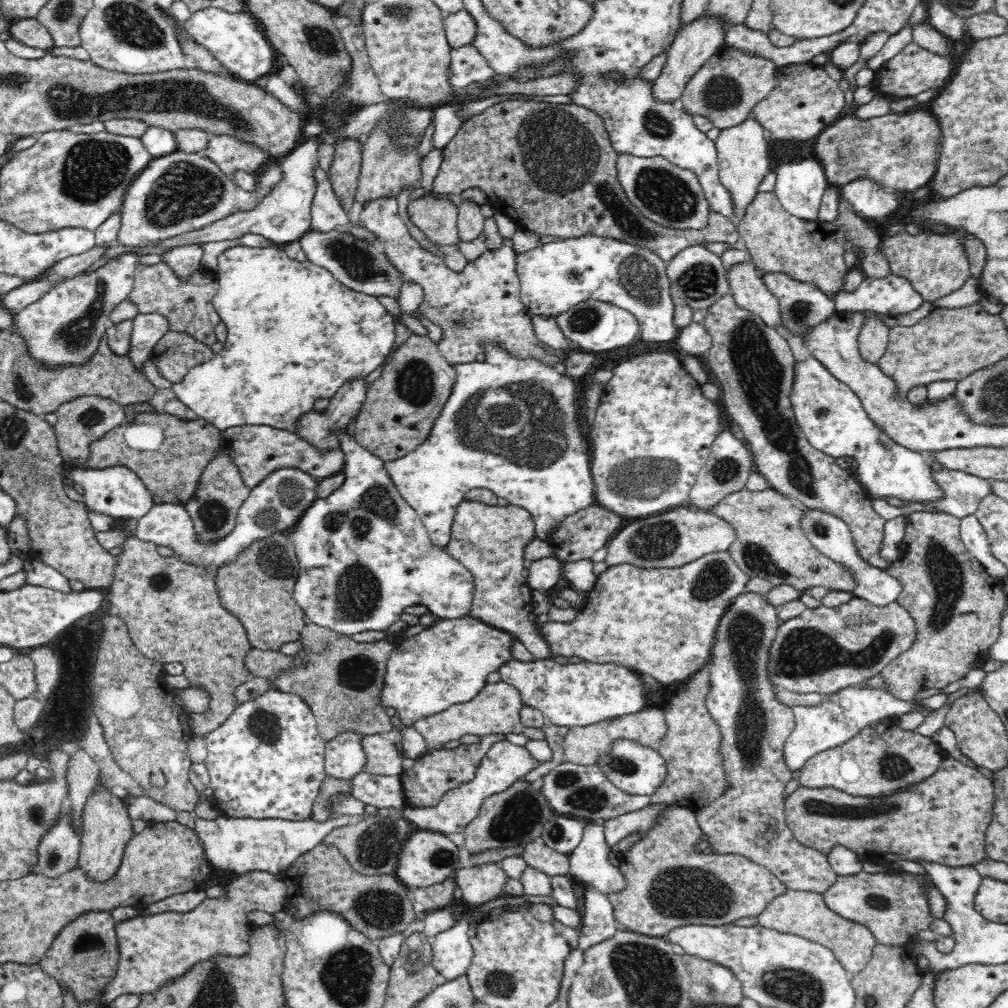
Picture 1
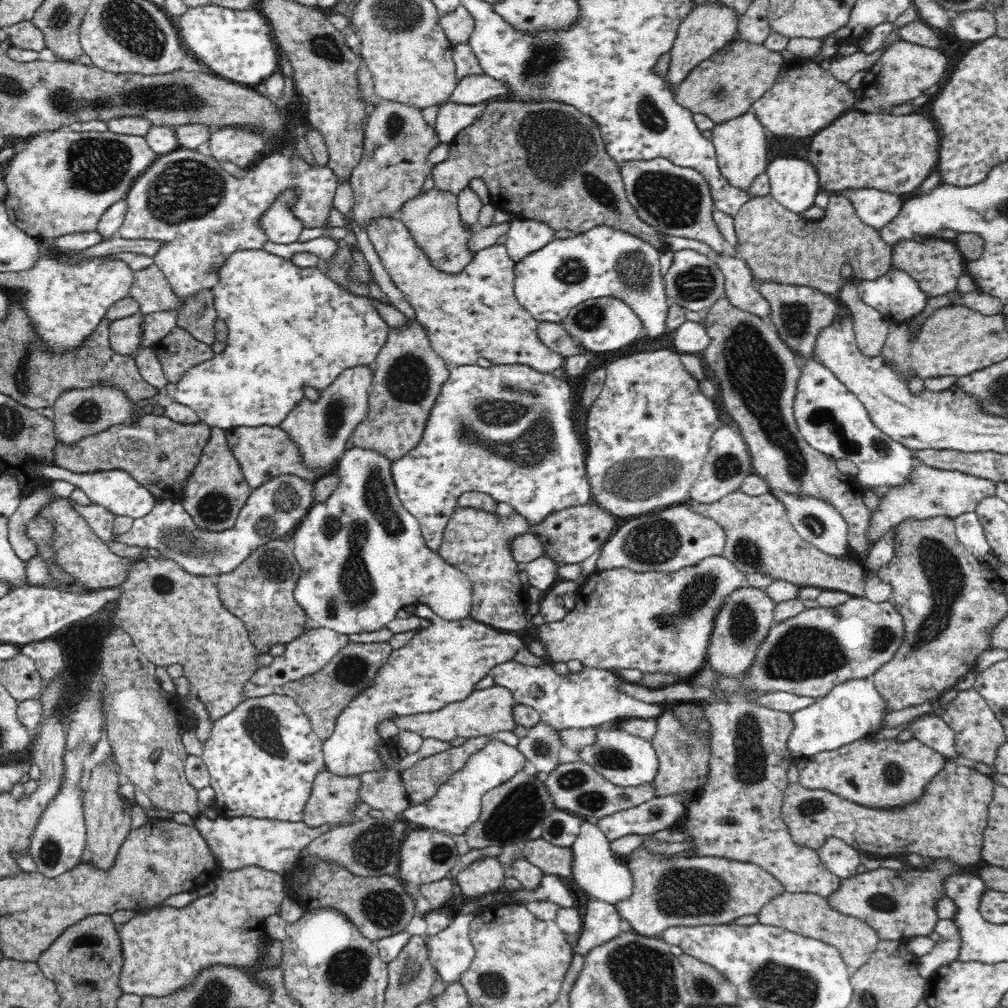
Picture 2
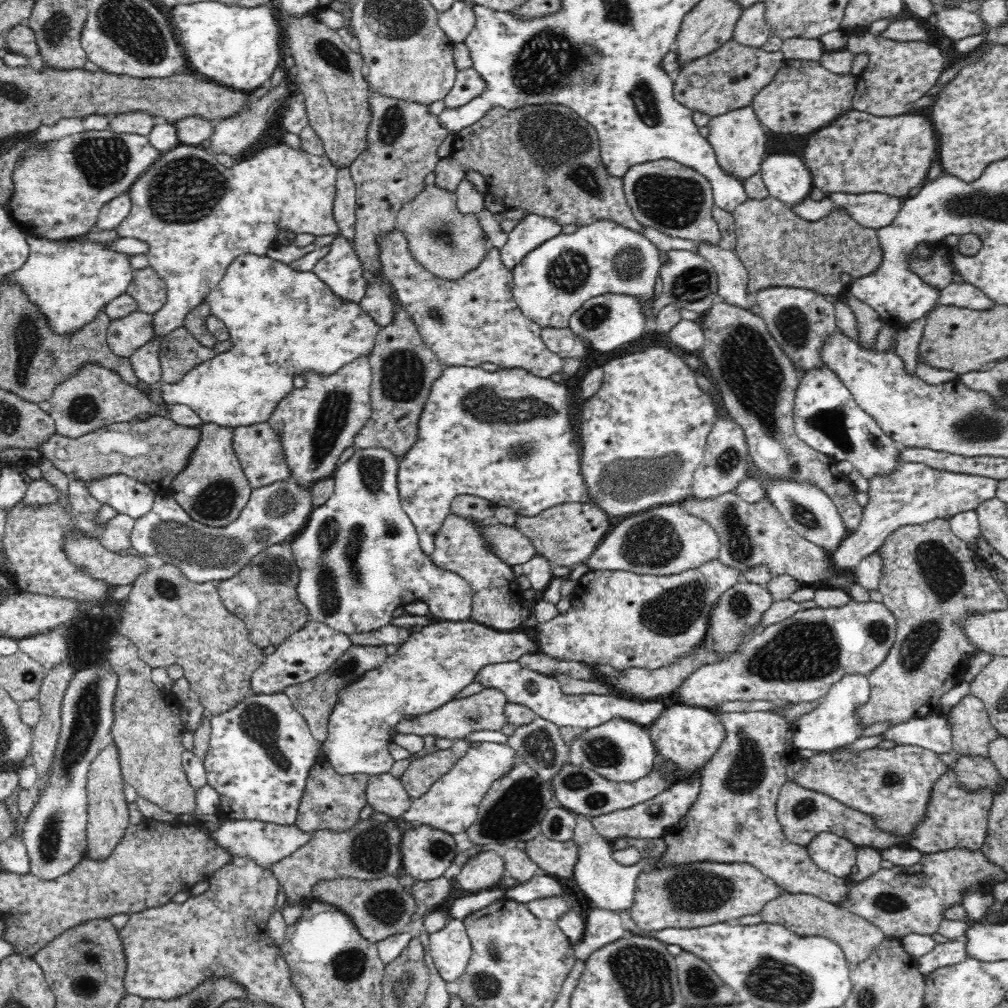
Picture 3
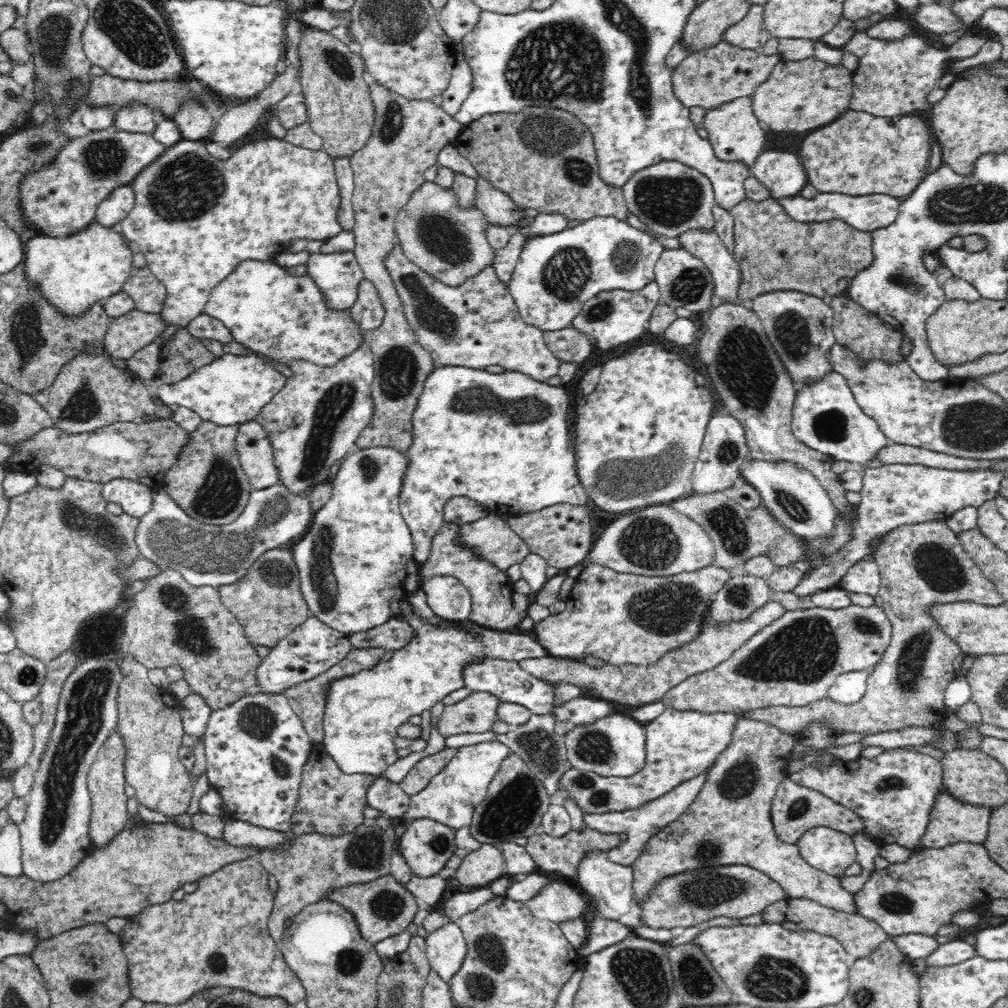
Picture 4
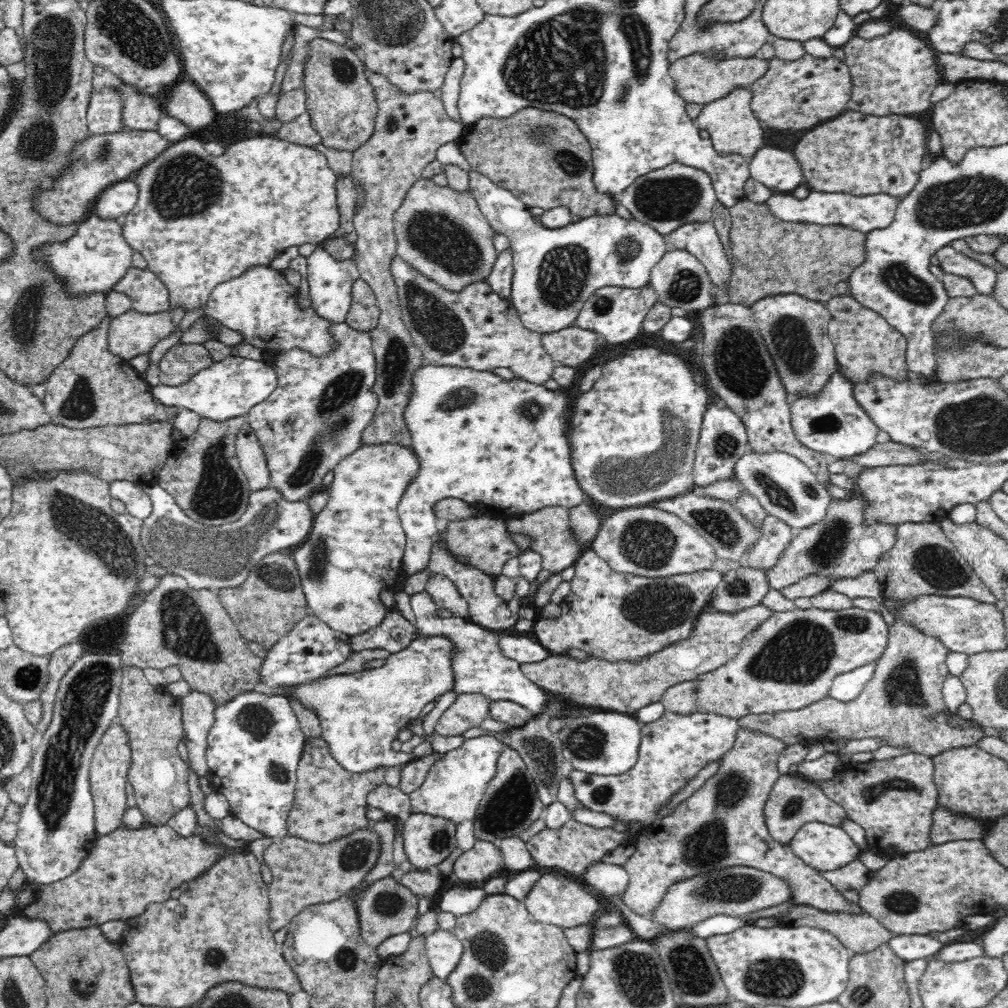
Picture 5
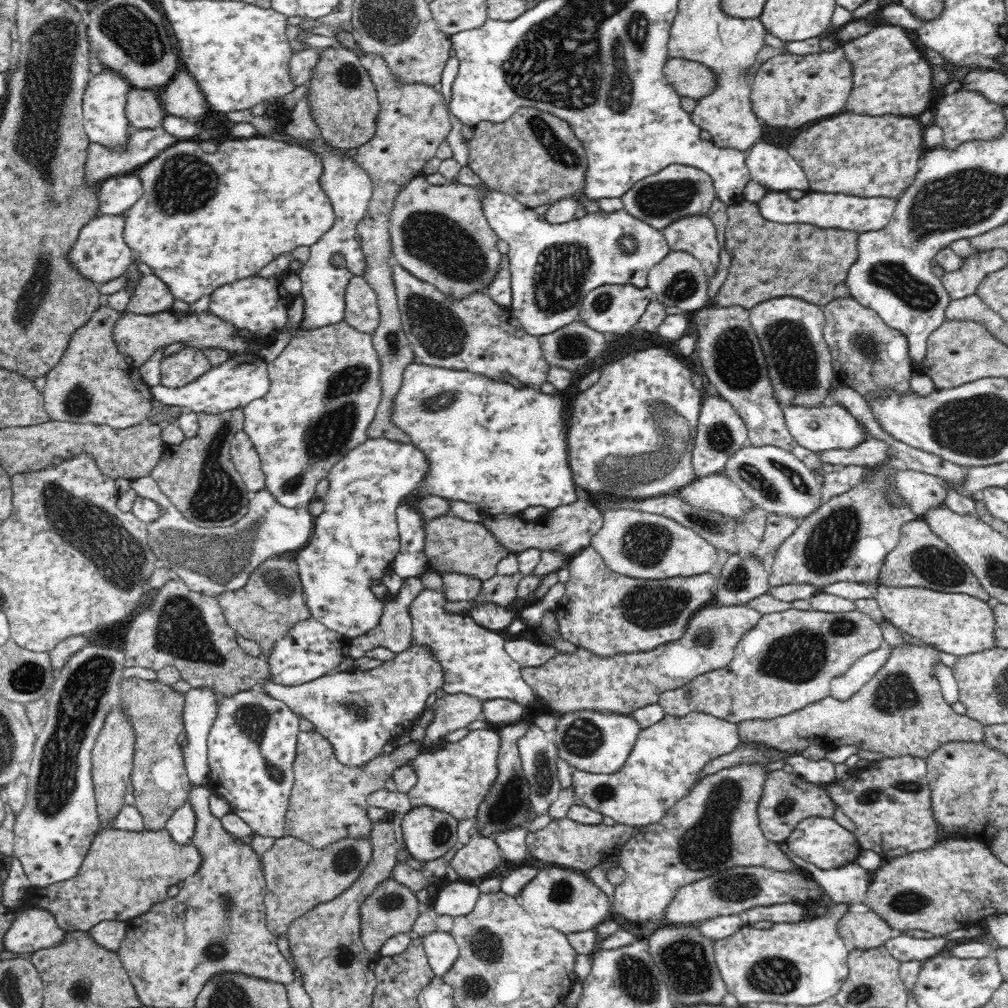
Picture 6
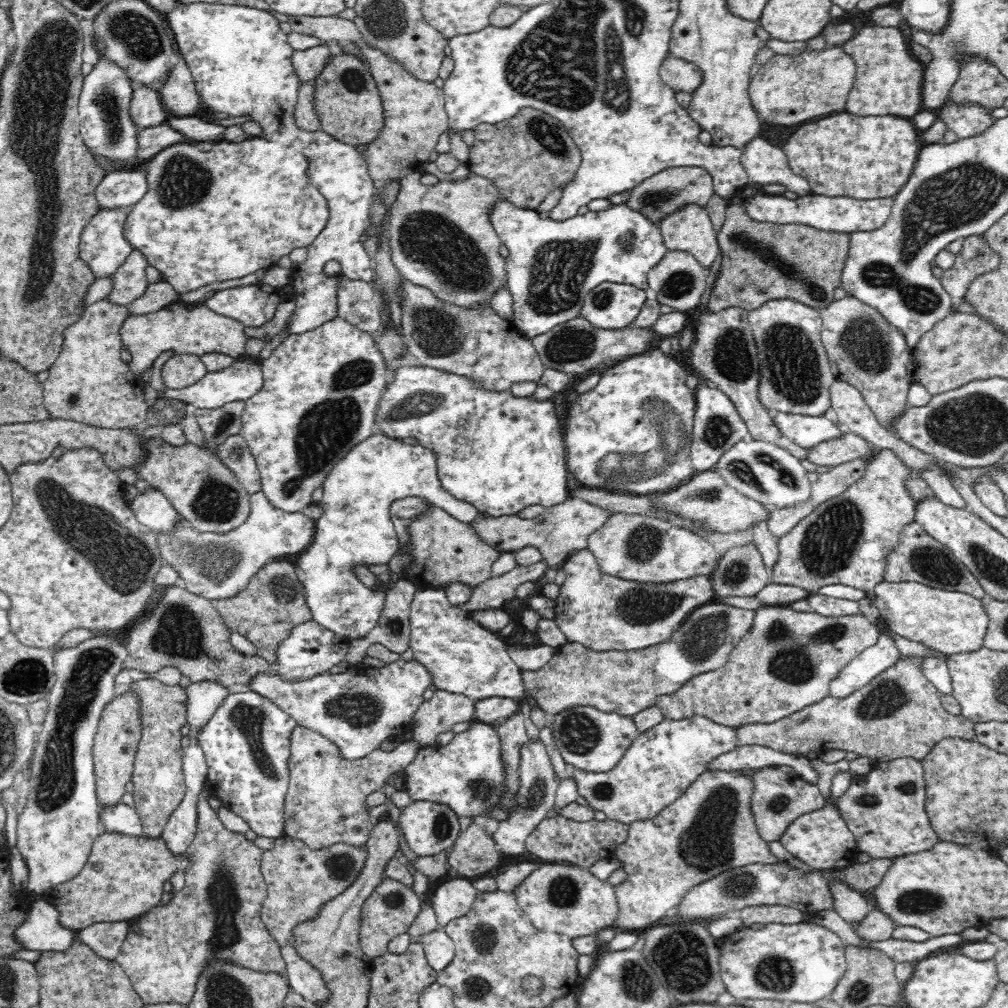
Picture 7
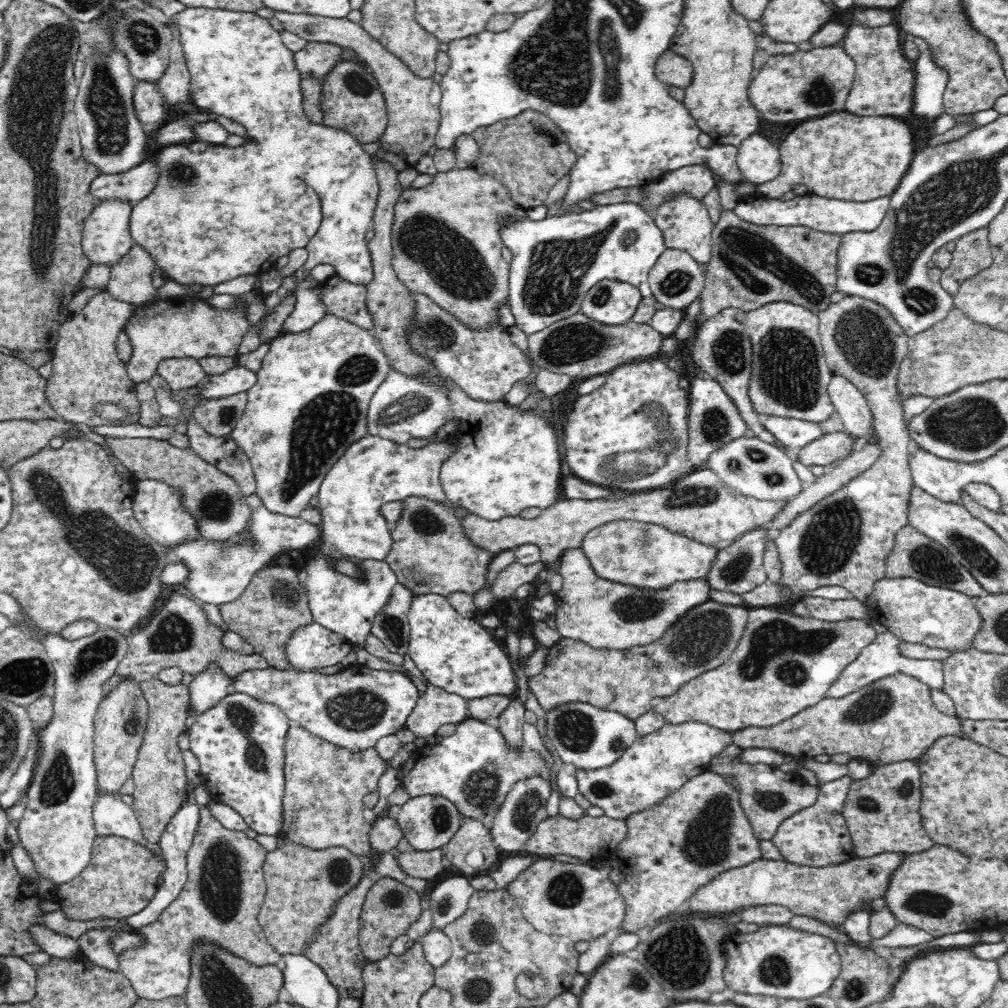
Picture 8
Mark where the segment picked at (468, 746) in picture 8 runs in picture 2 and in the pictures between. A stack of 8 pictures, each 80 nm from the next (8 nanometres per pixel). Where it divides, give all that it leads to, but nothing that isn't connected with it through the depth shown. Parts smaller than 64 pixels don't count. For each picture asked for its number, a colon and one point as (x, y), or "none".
2: (442, 664)
3: (433, 666)
4: (363, 712)
5: (360, 714)
6: (455, 779)
7: (466, 775)

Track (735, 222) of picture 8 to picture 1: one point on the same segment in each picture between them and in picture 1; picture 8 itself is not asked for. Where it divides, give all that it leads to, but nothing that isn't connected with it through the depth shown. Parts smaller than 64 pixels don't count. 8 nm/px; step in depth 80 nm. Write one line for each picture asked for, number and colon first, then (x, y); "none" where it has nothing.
1: (777, 241)
2: (777, 244)
3: (778, 248)
4: (775, 252)
5: (771, 256)
6: (769, 260)
7: (762, 261)

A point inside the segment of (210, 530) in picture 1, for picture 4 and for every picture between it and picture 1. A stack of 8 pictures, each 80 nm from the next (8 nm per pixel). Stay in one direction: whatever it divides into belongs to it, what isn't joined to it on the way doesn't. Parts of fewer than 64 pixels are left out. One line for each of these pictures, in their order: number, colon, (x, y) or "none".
2: (213, 497)
3: (213, 489)
4: (208, 482)

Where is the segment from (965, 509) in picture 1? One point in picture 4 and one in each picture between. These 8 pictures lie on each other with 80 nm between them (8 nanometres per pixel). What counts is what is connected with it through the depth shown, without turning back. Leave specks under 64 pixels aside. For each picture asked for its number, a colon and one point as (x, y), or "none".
2: (934, 492)
3: (915, 493)
4: (893, 495)

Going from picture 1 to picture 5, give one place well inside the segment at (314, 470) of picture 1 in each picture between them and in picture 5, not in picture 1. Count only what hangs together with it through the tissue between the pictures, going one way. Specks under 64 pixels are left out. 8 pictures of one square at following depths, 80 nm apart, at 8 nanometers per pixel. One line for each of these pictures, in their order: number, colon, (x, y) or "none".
2: (264, 452)
3: (258, 448)
4: (253, 445)
5: (250, 453)

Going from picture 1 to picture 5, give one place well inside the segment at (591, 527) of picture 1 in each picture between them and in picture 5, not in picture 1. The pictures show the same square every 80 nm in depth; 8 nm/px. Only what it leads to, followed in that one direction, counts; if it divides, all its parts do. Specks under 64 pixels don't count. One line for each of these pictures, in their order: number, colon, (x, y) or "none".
2: (570, 536)
3: (567, 534)
4: (563, 535)
5: (549, 529)

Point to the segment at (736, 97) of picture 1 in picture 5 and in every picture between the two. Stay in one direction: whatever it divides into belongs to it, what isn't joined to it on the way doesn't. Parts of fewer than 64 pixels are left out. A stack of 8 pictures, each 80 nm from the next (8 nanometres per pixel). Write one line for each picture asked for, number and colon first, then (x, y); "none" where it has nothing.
2: (725, 86)
3: (728, 78)
4: (709, 78)
5: (700, 78)

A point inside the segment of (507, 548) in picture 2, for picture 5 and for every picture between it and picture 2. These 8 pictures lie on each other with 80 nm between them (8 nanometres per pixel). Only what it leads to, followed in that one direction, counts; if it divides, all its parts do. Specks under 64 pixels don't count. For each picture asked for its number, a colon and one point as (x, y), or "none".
3: (460, 546)
4: (491, 591)
5: (486, 608)

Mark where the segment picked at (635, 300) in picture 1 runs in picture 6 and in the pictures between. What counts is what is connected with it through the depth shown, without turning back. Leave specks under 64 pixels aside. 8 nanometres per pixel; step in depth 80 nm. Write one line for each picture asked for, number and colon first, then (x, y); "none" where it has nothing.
2: (604, 262)
3: (550, 283)
4: (556, 274)
5: (555, 271)
6: (553, 267)

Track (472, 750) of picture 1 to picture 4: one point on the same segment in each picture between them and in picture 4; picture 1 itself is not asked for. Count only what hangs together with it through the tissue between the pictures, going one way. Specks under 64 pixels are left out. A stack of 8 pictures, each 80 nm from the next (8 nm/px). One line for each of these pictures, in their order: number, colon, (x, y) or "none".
2: (422, 781)
3: (419, 776)
4: (422, 772)

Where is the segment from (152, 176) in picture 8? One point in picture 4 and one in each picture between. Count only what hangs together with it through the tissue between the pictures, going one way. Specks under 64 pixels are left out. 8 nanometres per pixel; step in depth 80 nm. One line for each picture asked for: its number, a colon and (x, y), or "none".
4: (113, 209)
5: (119, 199)
6: (116, 195)
7: (120, 189)

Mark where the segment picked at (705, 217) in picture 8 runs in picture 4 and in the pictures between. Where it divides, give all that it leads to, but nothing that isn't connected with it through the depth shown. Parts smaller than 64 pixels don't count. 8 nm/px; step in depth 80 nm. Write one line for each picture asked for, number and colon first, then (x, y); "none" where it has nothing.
4: (726, 271)
5: (700, 239)
6: (696, 235)
7: (690, 229)

